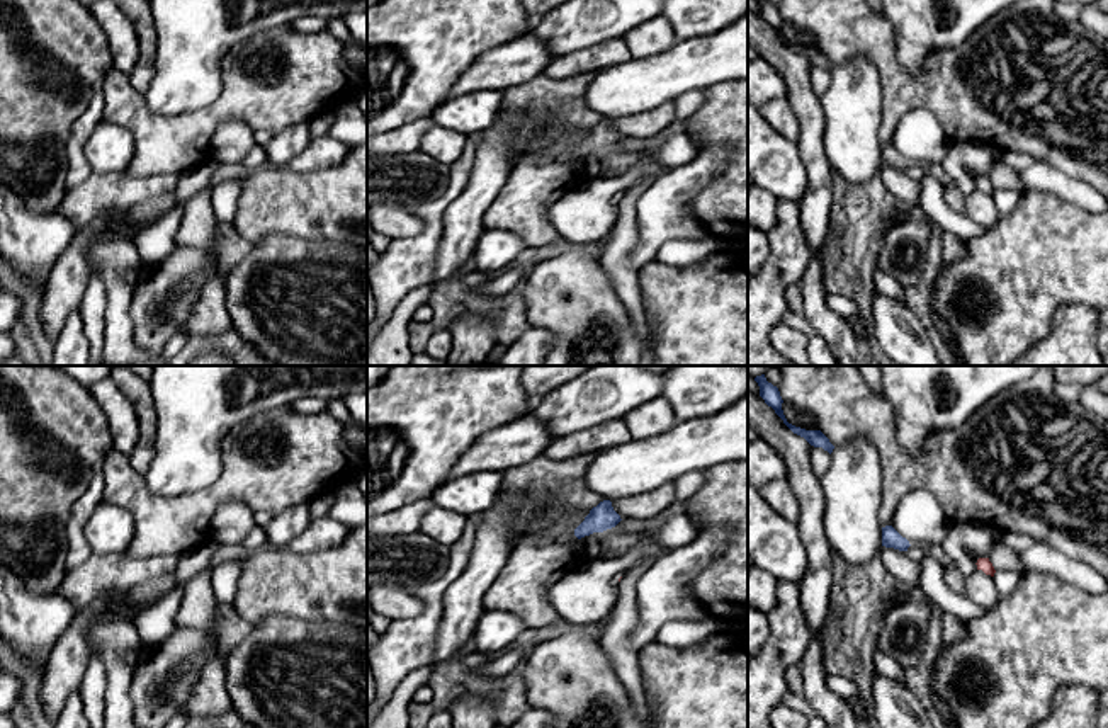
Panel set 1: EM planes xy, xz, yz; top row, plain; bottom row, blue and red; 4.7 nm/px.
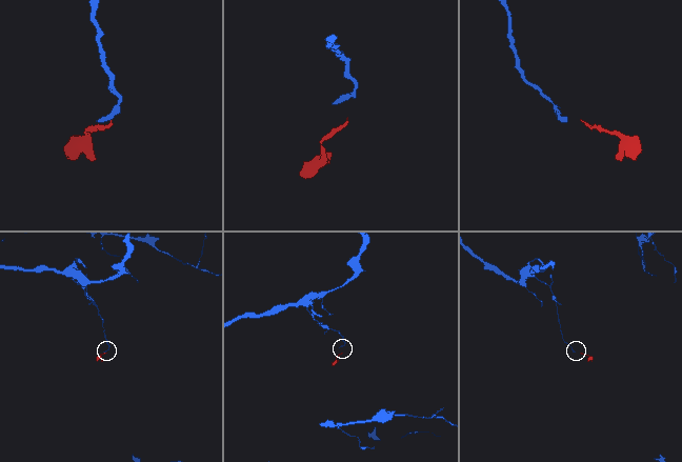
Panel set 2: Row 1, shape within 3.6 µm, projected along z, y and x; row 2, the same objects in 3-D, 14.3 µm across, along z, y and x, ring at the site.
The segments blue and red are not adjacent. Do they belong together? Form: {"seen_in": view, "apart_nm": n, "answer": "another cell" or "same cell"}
{"seen_in": "yz", "apart_nm": 320, "answer": "same cell"}

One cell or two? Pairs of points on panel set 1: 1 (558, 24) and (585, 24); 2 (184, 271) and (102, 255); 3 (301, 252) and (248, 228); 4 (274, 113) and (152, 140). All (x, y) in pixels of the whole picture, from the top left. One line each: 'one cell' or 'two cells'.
1: one cell
2: two cells
3: two cells
4: one cell

